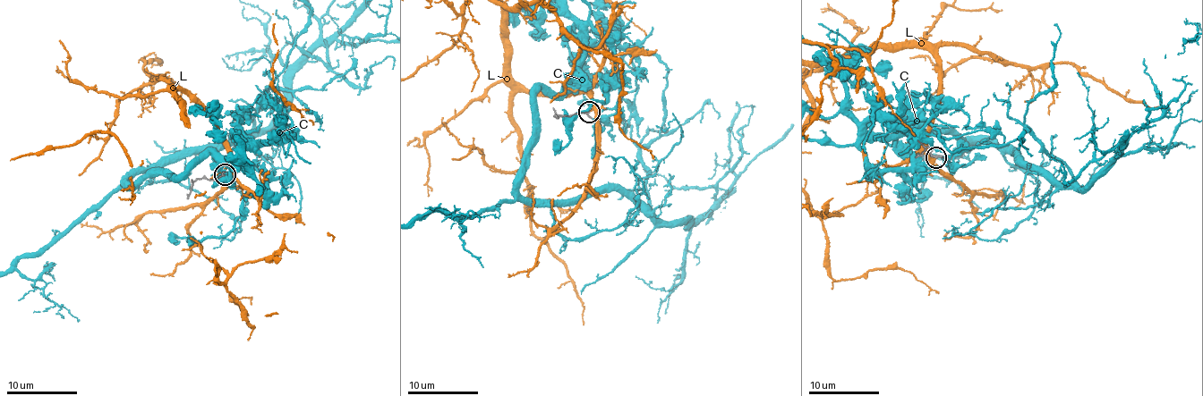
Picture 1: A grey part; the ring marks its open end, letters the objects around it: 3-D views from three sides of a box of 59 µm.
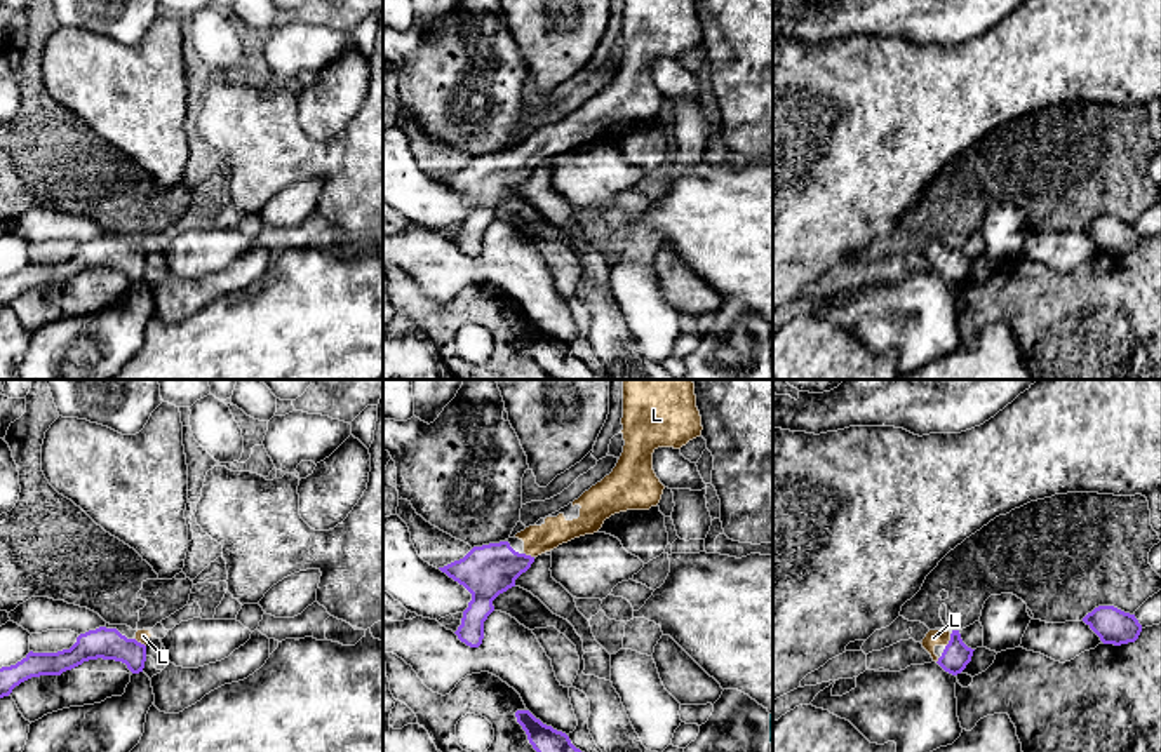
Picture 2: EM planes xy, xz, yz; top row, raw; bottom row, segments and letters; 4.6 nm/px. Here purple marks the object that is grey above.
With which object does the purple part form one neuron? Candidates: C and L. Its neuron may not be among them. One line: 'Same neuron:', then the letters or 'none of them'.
Same neuron: L

